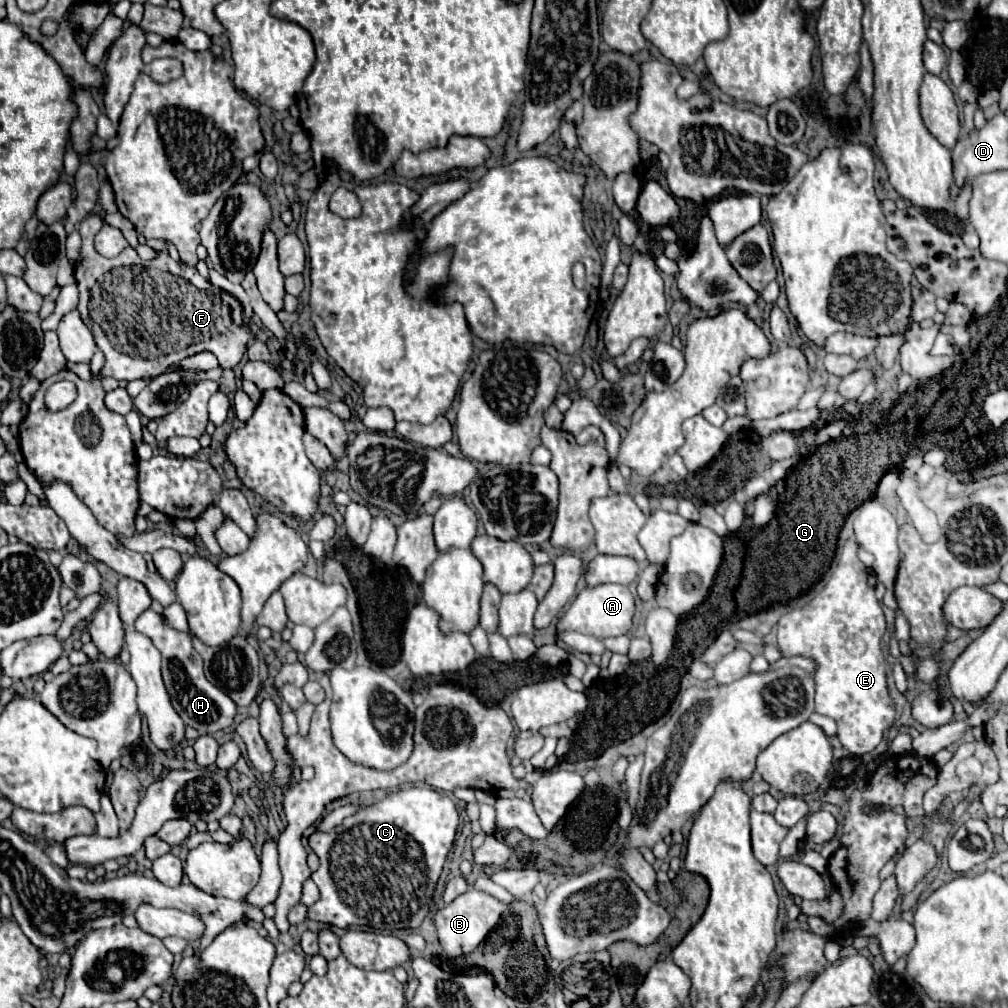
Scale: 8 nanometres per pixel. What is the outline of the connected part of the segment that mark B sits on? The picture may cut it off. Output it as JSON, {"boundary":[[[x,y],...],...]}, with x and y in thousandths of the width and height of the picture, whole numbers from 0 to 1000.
{"boundary":[[[465,881],[461,887],[453,889],[447,897],[434,903],[434,907],[432,907],[434,929],[436,929],[436,935],[438,935],[439,942],[443,944],[443,948],[453,950],[453,948],[461,948],[461,946],[469,944],[477,937],[477,933],[485,927],[485,923],[489,919],[493,919],[501,901],[503,899],[499,895],[491,893],[489,889]]]}

